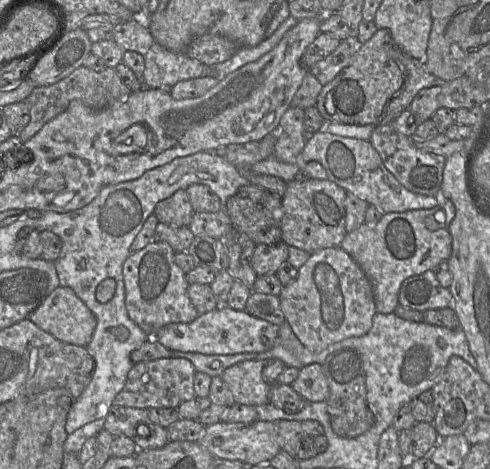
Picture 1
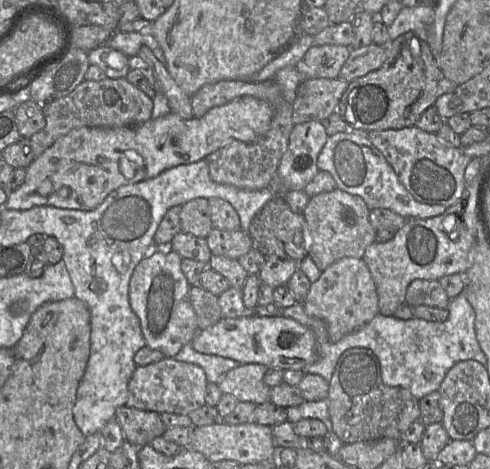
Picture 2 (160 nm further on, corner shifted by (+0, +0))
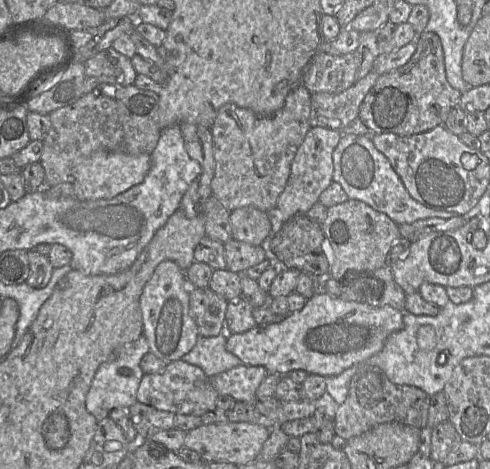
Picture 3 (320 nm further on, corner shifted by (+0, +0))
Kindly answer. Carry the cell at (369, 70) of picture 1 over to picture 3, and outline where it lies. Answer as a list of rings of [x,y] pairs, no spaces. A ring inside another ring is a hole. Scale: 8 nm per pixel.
[[[424,31],[417,35],[413,42],[416,43],[416,51],[411,59],[404,66],[380,75],[360,105],[358,118],[368,127],[370,134],[395,133],[400,136],[410,136],[427,132],[443,125],[450,111],[458,107],[461,93],[447,81],[439,36]]]

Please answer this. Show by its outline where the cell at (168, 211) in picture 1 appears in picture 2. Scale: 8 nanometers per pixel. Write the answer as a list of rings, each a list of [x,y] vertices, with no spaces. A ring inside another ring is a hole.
[[[195,198],[183,205],[180,211],[181,232],[206,238],[213,229],[207,198]]]

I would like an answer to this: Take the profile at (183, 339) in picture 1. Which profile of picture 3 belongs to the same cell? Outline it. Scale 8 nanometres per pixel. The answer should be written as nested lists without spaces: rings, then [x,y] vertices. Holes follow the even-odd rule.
[[[320,291],[307,299],[300,311],[289,313],[279,322],[256,325],[244,333],[228,334],[226,349],[243,364],[263,366],[271,374],[288,376],[293,370],[303,370],[308,374],[329,377],[376,355],[383,348],[386,339],[402,327],[403,313],[390,306],[372,306],[366,302],[344,300]]]

